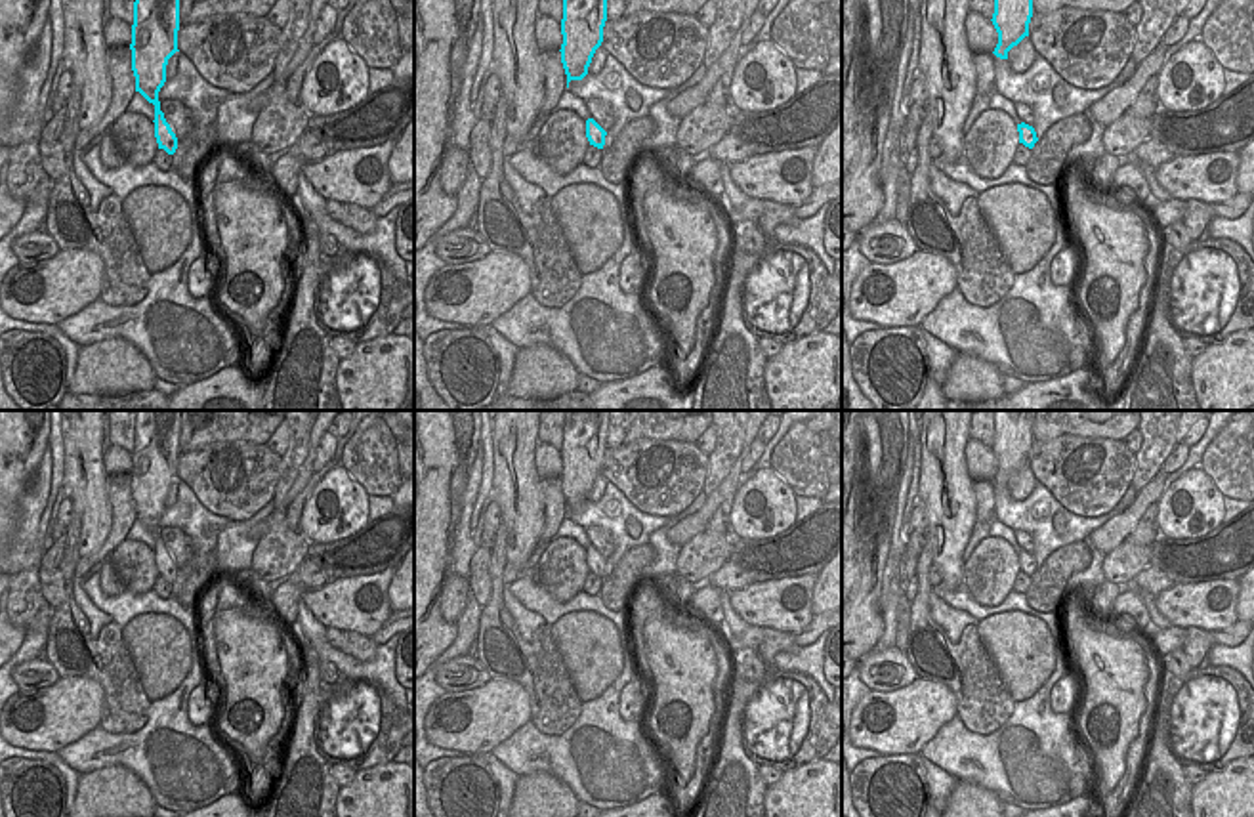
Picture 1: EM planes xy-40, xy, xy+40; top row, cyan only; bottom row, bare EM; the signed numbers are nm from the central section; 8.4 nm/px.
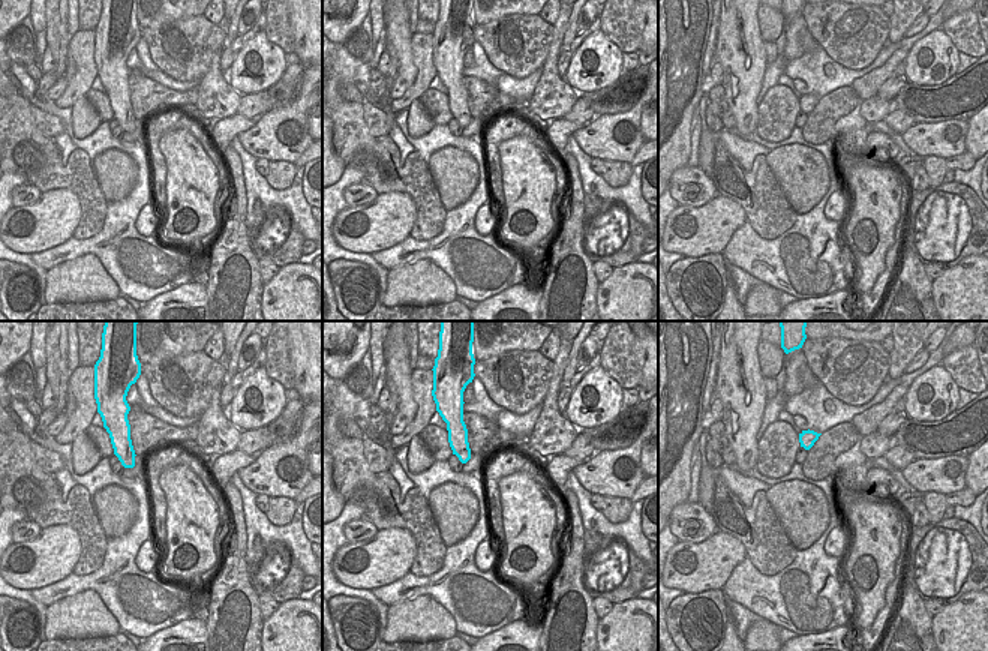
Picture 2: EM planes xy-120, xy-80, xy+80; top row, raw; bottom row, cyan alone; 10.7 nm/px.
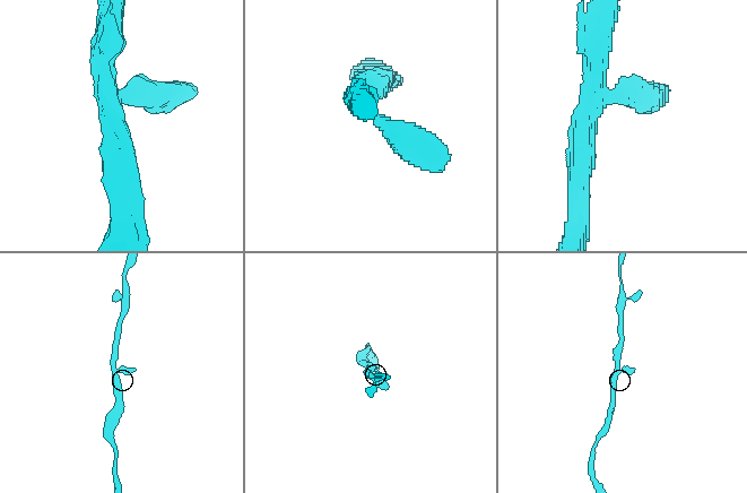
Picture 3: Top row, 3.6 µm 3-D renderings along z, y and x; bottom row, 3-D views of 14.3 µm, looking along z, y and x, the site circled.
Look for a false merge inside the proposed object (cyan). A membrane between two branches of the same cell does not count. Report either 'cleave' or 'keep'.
keep

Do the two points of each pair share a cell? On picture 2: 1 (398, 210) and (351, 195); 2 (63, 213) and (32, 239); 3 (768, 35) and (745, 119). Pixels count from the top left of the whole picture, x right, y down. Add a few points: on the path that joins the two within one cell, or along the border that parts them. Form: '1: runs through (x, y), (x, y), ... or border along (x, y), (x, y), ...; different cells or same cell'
1: border along (378, 194), (371, 201), (348, 207); different cells
2: runs through (56, 215), (39, 231); same cell
3: border along (756, 15), (759, 33), (765, 41); different cells

